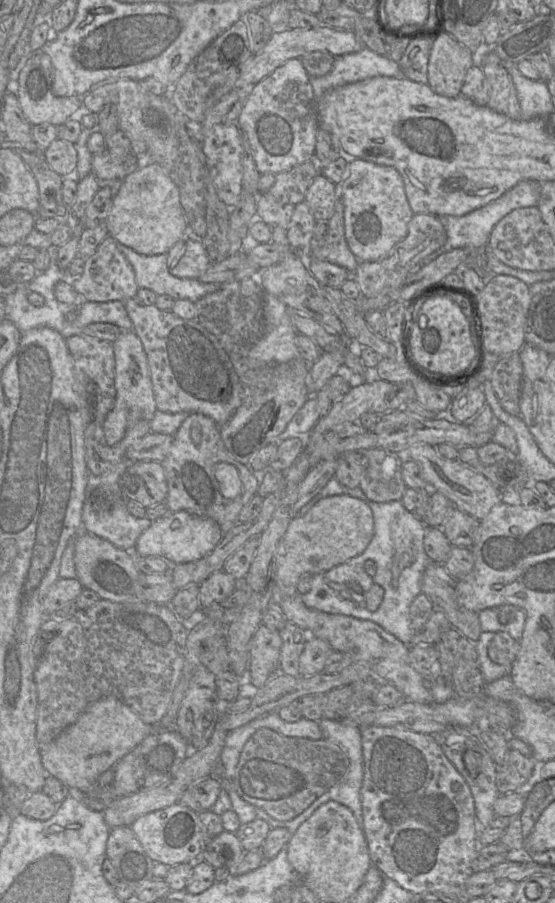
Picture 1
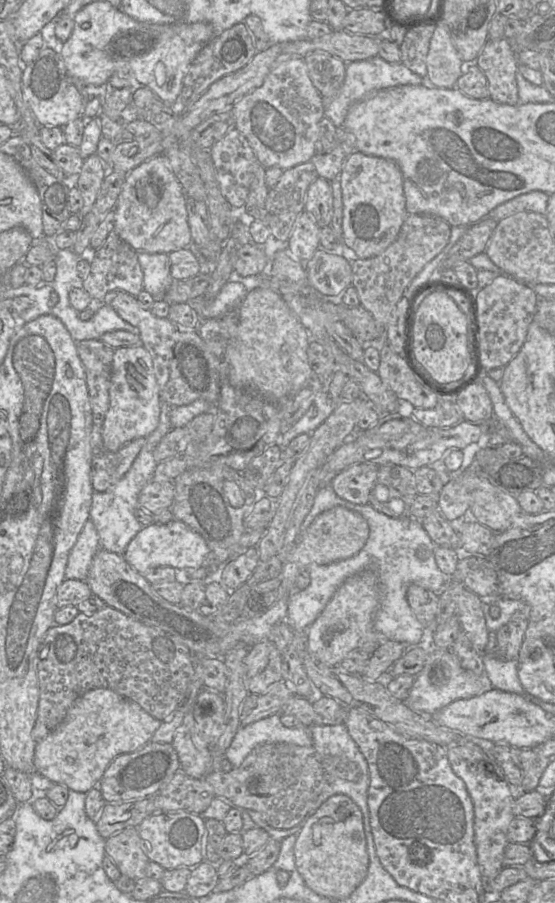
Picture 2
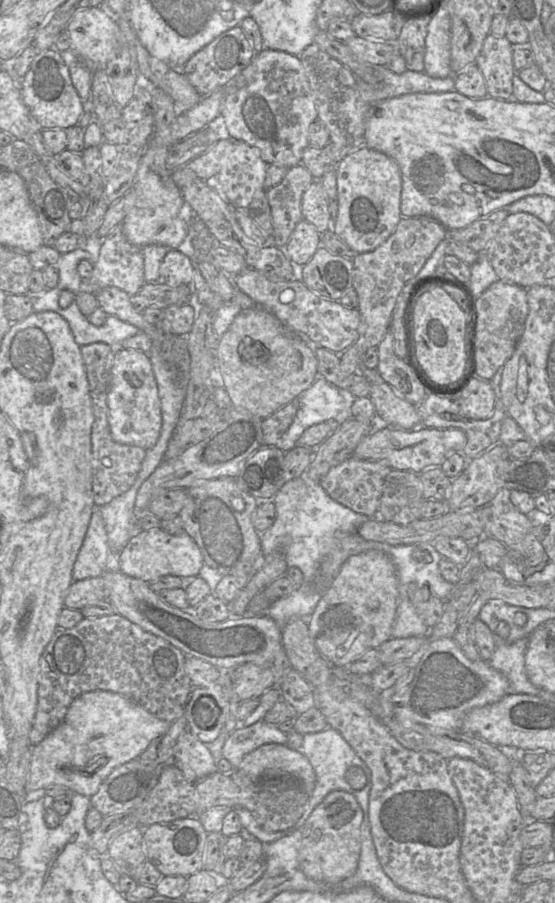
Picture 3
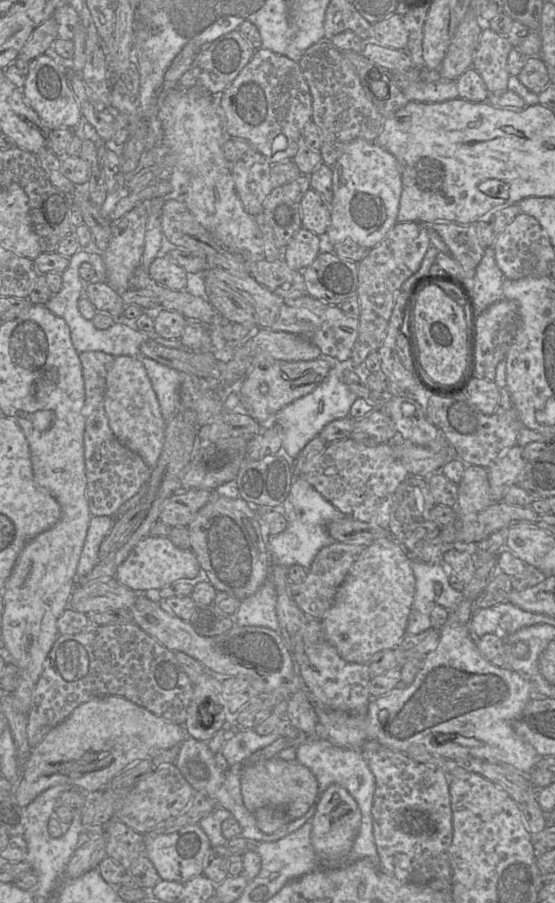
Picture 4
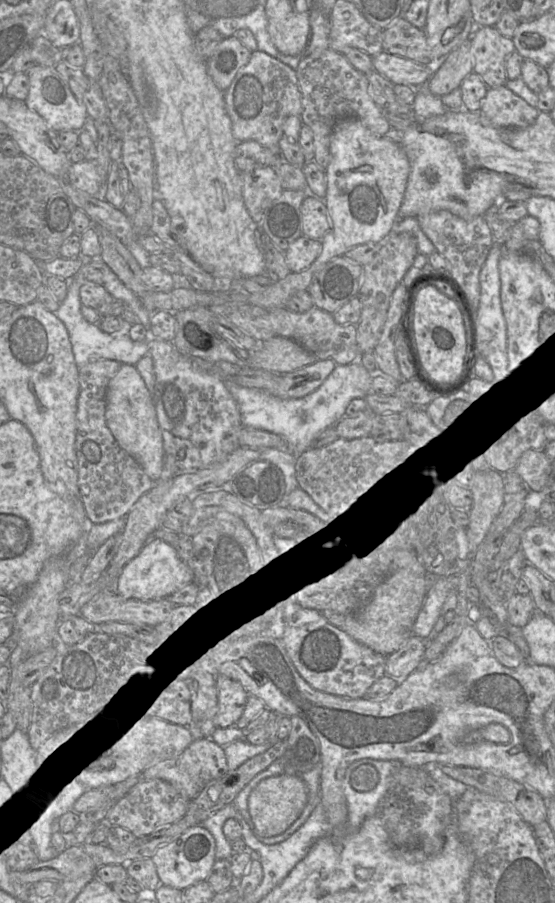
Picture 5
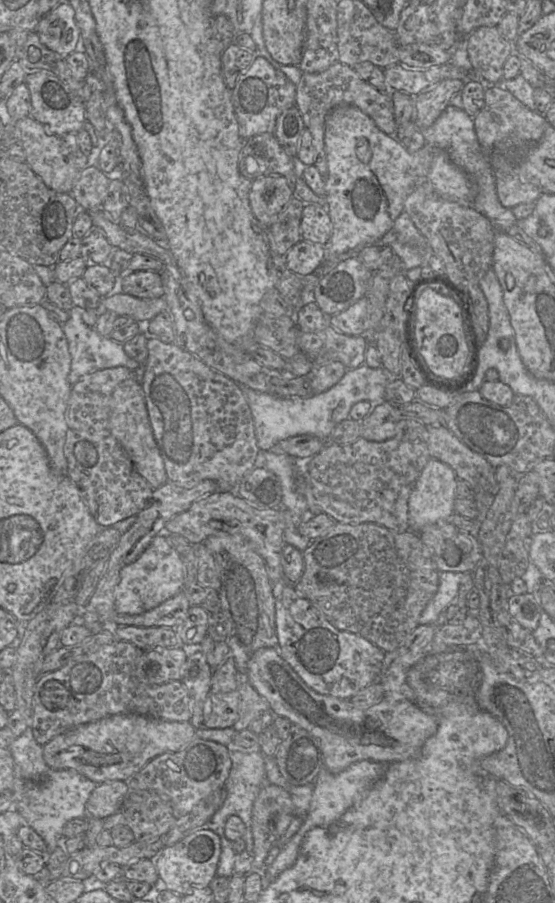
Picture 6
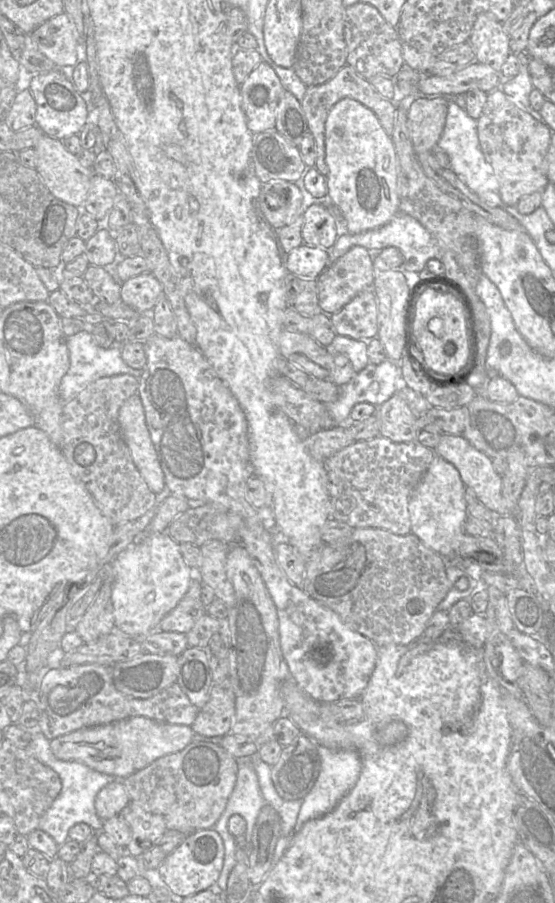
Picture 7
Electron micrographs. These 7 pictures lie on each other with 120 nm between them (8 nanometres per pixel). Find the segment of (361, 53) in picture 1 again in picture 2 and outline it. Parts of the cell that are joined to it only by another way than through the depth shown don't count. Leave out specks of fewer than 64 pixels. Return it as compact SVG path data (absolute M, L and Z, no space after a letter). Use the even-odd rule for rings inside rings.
M378 55L366 60L347 63L345 80L340 91L333 97L322 98L324 117L327 117L336 127L342 127L346 115L353 104L382 89L402 85L430 85L426 78L422 78L409 70L403 63L388 63Z

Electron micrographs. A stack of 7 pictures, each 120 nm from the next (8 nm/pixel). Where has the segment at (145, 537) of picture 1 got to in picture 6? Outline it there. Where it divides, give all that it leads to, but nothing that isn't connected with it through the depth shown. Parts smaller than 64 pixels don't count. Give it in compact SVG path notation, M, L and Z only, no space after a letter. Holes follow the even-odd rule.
M158 534L134 562L122 568L120 582L115 589L115 611L127 615L142 614L174 597L184 588L182 558L168 542L167 535Z

